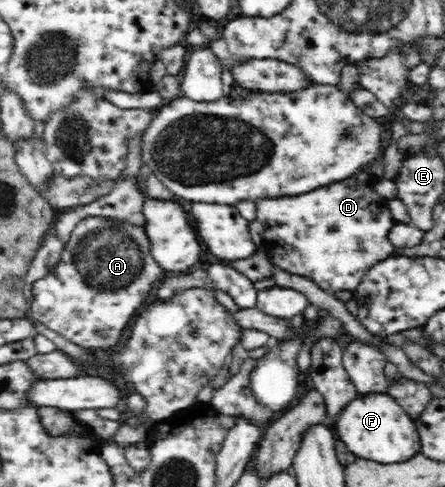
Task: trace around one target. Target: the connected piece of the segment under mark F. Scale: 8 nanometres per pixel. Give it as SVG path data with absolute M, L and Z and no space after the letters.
M389 393L359 394L355 399L351 399L337 416L339 420L332 424L335 435L356 458L379 464L395 464L407 462L413 455L420 453L415 421Z

